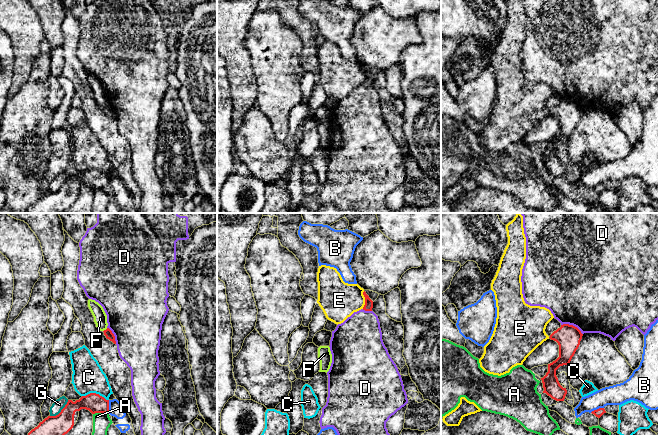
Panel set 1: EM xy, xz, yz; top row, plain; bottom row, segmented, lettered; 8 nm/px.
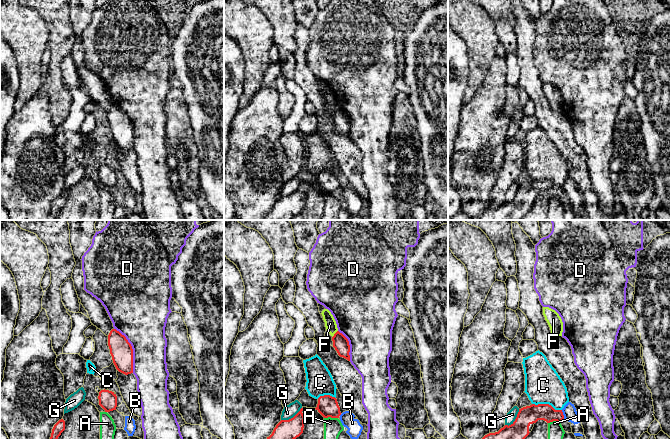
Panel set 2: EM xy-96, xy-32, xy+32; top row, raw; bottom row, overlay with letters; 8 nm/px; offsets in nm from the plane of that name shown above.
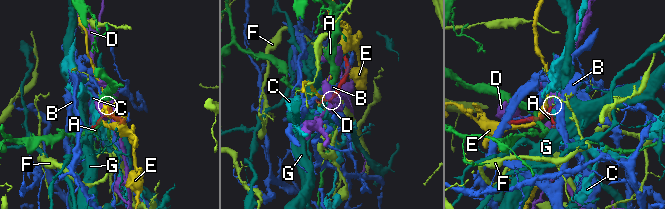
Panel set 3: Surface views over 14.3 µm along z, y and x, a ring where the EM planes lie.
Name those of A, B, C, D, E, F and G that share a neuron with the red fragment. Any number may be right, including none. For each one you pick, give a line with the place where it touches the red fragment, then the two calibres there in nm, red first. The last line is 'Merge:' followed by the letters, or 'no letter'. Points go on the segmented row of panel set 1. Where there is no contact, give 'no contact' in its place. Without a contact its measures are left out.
Merge: no letter

